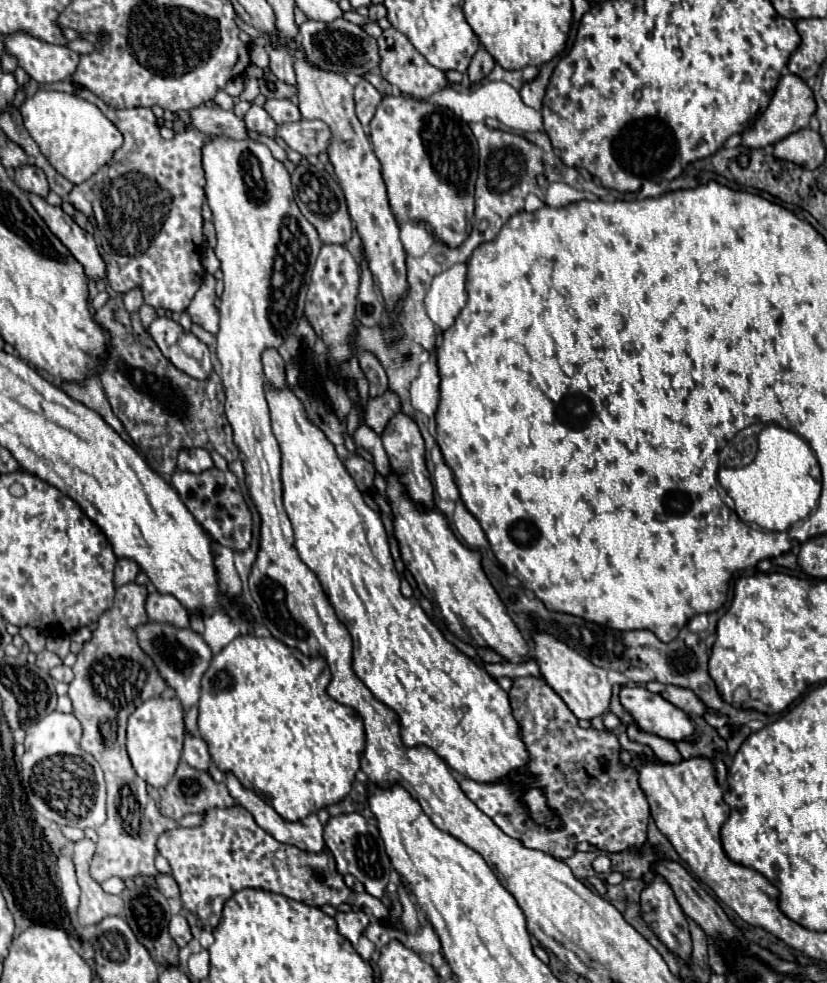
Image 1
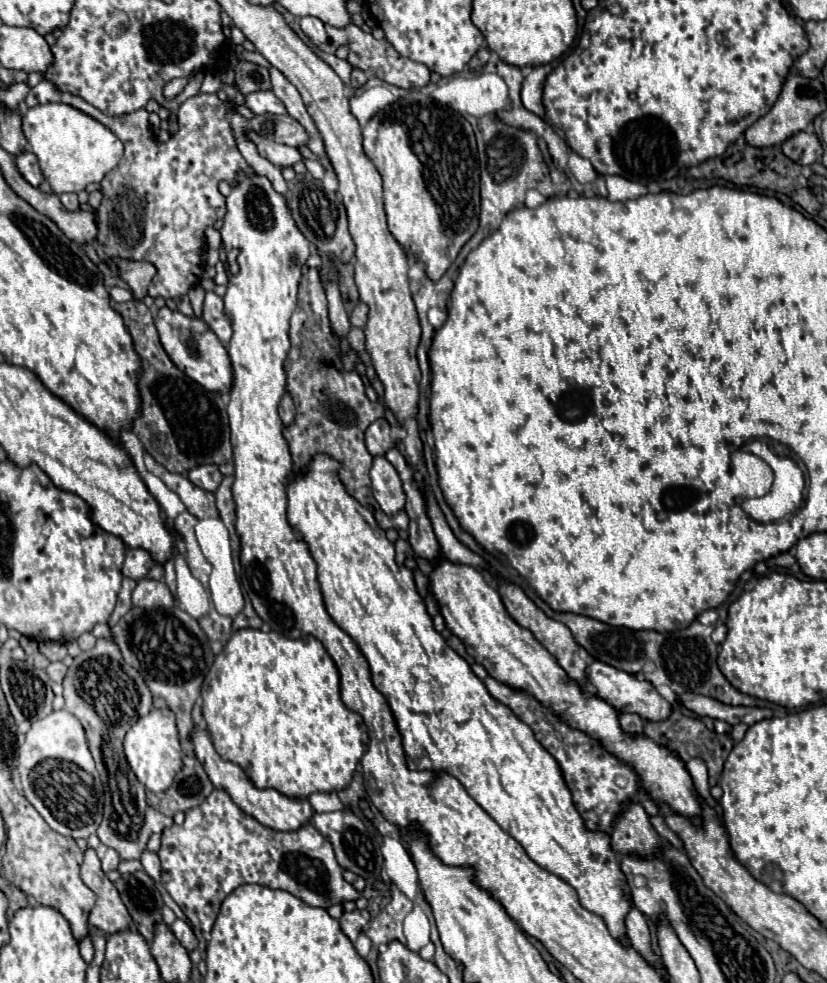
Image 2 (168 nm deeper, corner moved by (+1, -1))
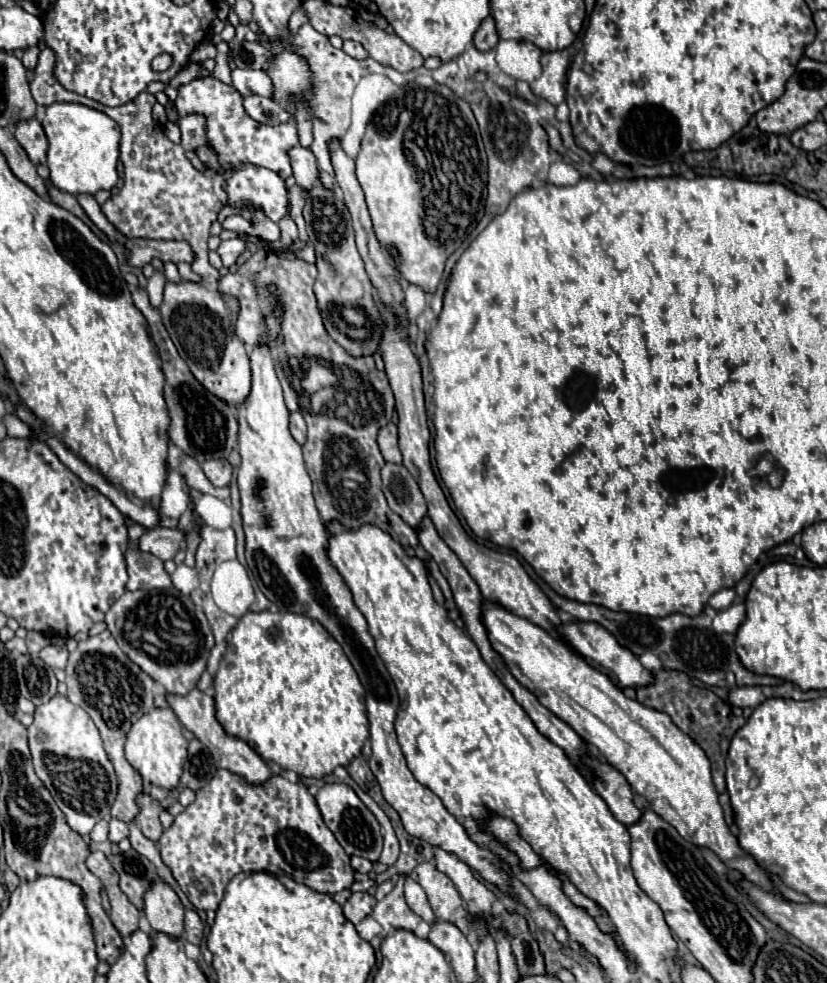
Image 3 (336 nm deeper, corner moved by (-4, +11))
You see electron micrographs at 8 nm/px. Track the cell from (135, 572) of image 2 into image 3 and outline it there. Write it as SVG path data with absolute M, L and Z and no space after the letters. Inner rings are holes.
M155 528L155 530L147 530L139 540L137 540L137 548L141 552L149 552L161 560L169 560L177 554L179 544L185 540L183 532L179 530L171 530L171 528Z

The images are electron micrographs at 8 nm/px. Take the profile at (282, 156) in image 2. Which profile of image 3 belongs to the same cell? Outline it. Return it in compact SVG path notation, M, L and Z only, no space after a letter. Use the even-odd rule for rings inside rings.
M293 146L289 150L289 160L291 160L291 168L293 168L293 176L295 176L297 184L301 188L309 190L313 186L313 182L317 180L317 162L315 162L315 156L311 154L309 148Z

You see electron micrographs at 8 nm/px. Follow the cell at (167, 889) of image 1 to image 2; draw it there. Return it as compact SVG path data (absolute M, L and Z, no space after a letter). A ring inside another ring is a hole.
M144 850L142 856L140 856L140 862L142 862L142 866L144 866L144 870L148 872L150 878L160 880L160 860L158 860L158 854L156 852Z

